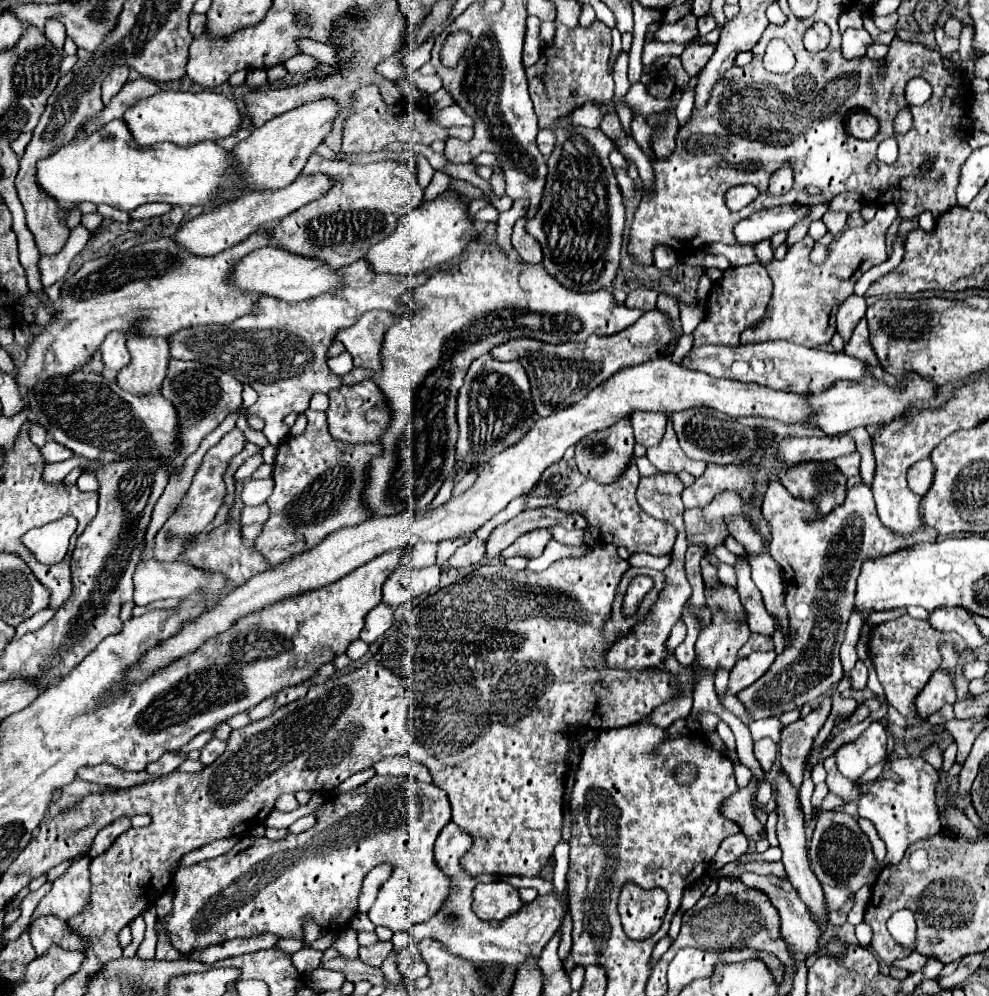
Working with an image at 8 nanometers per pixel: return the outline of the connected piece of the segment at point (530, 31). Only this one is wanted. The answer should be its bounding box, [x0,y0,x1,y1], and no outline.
[524,16,540,66]

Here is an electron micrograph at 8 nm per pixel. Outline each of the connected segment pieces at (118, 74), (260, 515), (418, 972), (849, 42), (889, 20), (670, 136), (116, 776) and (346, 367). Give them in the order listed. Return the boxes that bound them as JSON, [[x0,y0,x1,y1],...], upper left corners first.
[[102,66,128,104],[242,504,268,524],[396,942,427,980],[842,28,872,60],[874,12,898,32],[654,116,678,160],[76,764,154,788],[328,352,352,374]]

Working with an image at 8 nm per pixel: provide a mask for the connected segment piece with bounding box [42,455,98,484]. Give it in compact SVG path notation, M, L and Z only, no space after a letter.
M76 455L62 462L57 462L57 463L47 462L44 466L42 478L46 484L59 482L63 480L75 467L87 466L88 468L92 468L92 466L96 466L97 463L98 460L90 461Z

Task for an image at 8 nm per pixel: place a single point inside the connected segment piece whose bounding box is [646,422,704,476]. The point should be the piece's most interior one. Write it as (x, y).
(668, 457)

